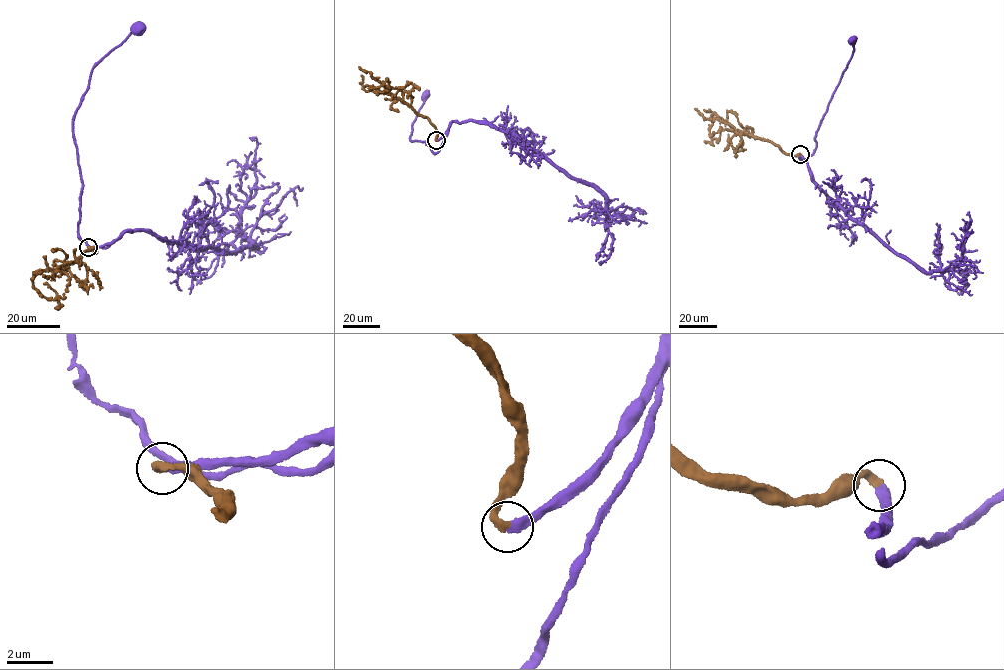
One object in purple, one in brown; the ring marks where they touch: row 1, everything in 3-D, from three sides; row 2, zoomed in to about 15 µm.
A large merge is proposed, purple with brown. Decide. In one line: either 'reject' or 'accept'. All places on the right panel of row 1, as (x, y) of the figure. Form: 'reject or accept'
accept

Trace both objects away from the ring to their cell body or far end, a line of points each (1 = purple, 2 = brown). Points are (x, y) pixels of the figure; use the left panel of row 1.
1: (89, 247), (109, 245), (94, 248), (78, 234), (82, 181), (73, 117), (93, 67), (139, 27)
2: (89, 247), (96, 253), (93, 247), (62, 269), (42, 270), (33, 279), (46, 298), (57, 299), (46, 283)

